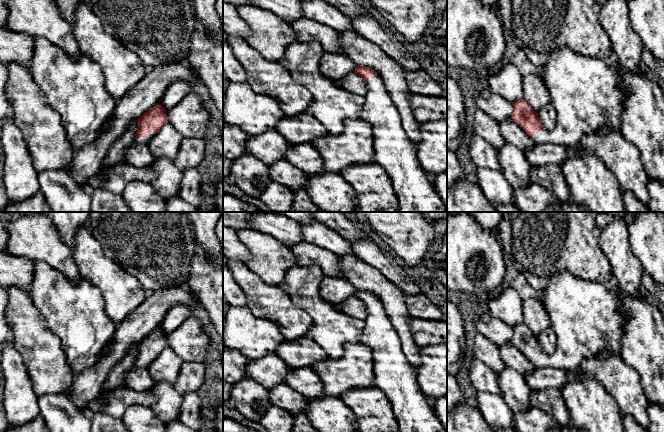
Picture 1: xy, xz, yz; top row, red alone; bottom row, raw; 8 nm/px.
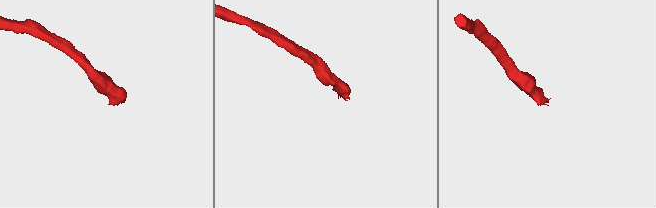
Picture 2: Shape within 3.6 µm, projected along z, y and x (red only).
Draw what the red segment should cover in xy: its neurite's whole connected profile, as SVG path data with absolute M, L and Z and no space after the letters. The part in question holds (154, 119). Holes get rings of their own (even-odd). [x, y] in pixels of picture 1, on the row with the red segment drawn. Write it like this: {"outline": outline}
{"outline": "M161 104L155 105L137 119L138 128L135 141L147 144L167 122L166 109Z"}

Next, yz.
{"outline": "M563 46L552 53L547 64L538 68L537 73L544 80L550 94L550 103L557 112L555 127L552 130L546 130L539 120L538 113L523 98L512 102L513 111L511 115L511 119L532 138L535 144L577 145L584 135L597 132L604 127L620 132L625 91L618 87L618 66L610 65L602 59L577 54L567 46Z"}

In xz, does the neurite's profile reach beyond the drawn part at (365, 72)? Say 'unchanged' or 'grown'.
grown

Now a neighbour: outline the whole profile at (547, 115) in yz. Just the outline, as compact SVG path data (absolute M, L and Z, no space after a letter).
M549 102L547 103L539 112L538 117L543 125L544 129L552 130L555 127L557 120L557 112L553 105Z

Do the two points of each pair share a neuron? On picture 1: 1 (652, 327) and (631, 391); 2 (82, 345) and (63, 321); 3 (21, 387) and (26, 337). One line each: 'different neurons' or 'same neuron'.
1: different neurons
2: same neuron
3: different neurons

